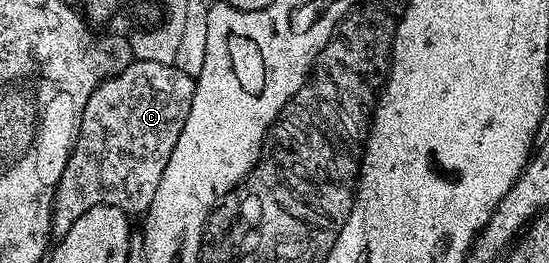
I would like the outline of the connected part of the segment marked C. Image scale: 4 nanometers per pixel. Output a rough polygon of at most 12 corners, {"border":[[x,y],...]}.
{"border":[[137,59],[100,81],[52,200],[147,213],[195,79]]}

